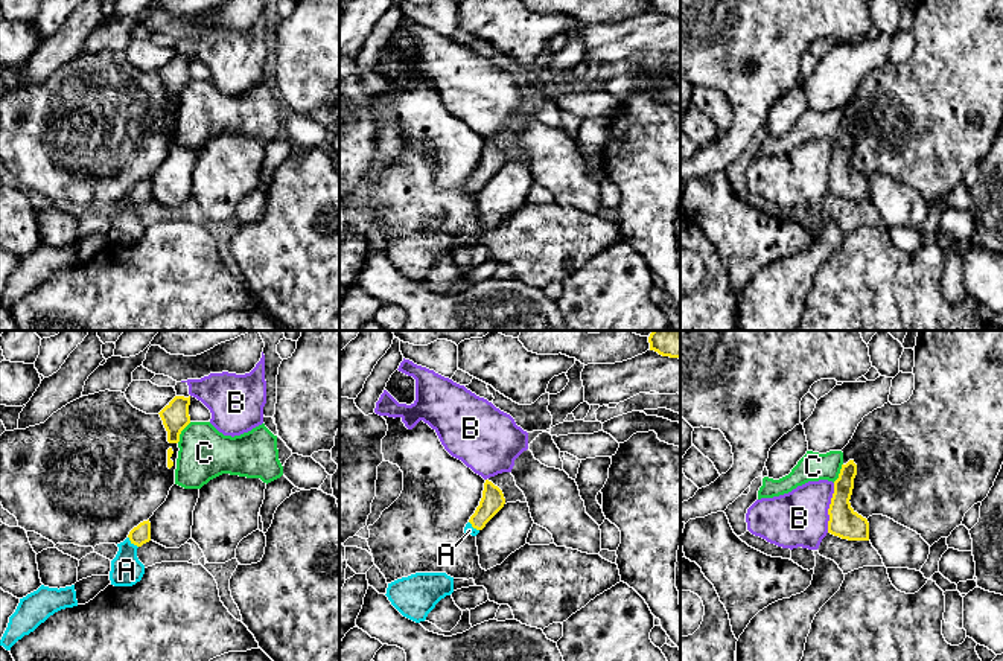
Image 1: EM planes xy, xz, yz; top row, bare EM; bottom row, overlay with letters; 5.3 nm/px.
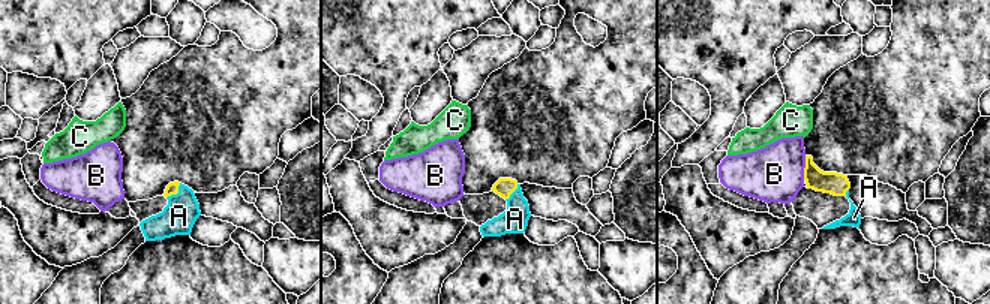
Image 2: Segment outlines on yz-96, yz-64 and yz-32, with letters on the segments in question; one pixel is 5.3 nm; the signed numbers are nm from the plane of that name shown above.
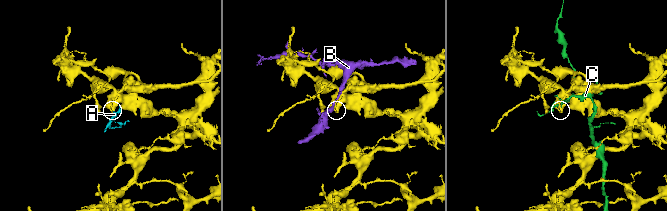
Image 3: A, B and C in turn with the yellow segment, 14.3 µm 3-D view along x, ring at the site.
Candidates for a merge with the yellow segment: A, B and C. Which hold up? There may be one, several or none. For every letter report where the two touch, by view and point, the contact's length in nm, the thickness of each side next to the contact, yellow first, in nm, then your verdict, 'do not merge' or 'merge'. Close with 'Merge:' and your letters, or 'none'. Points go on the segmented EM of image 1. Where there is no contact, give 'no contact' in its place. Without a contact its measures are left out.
A: contact xy (133, 542); length 80 nm; calibres 100 and 170 nm; merge
B: contact yz (830, 507); length 260 nm; calibres 160 and 300 nm; do not merge
C: contact xy (180, 433); length 130 nm; calibres 150 and 280 nm; do not merge
Merge: A

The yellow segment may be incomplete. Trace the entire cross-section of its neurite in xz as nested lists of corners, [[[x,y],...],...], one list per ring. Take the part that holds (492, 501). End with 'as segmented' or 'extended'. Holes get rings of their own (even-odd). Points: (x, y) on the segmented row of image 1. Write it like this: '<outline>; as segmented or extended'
[[[486,480],[482,498],[475,513],[464,527],[466,535],[476,536],[486,524],[504,507],[505,498],[502,490],[492,481]]]; extended

